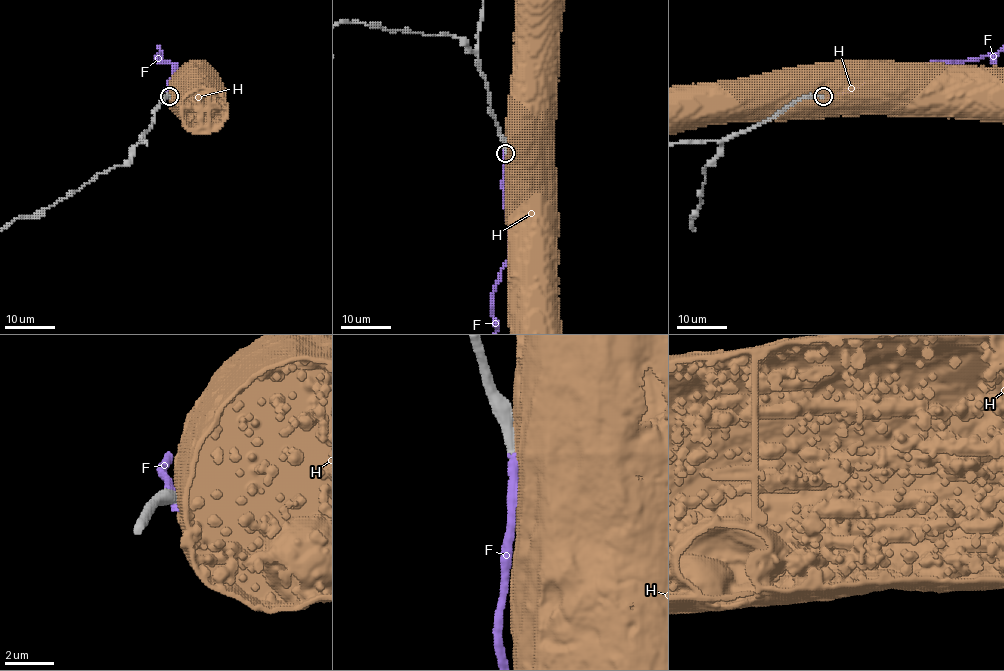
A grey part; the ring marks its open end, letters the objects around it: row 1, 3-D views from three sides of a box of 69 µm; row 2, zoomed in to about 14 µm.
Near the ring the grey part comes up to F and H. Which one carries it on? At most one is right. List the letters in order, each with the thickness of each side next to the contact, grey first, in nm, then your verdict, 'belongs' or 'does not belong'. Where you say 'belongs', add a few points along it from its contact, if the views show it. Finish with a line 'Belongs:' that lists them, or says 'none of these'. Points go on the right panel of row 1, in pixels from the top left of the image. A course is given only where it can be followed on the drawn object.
F: calibres 360 and 360 nm; does not belong
H: calibres 340 and 750 nm; does not belong
Belongs: none of these

